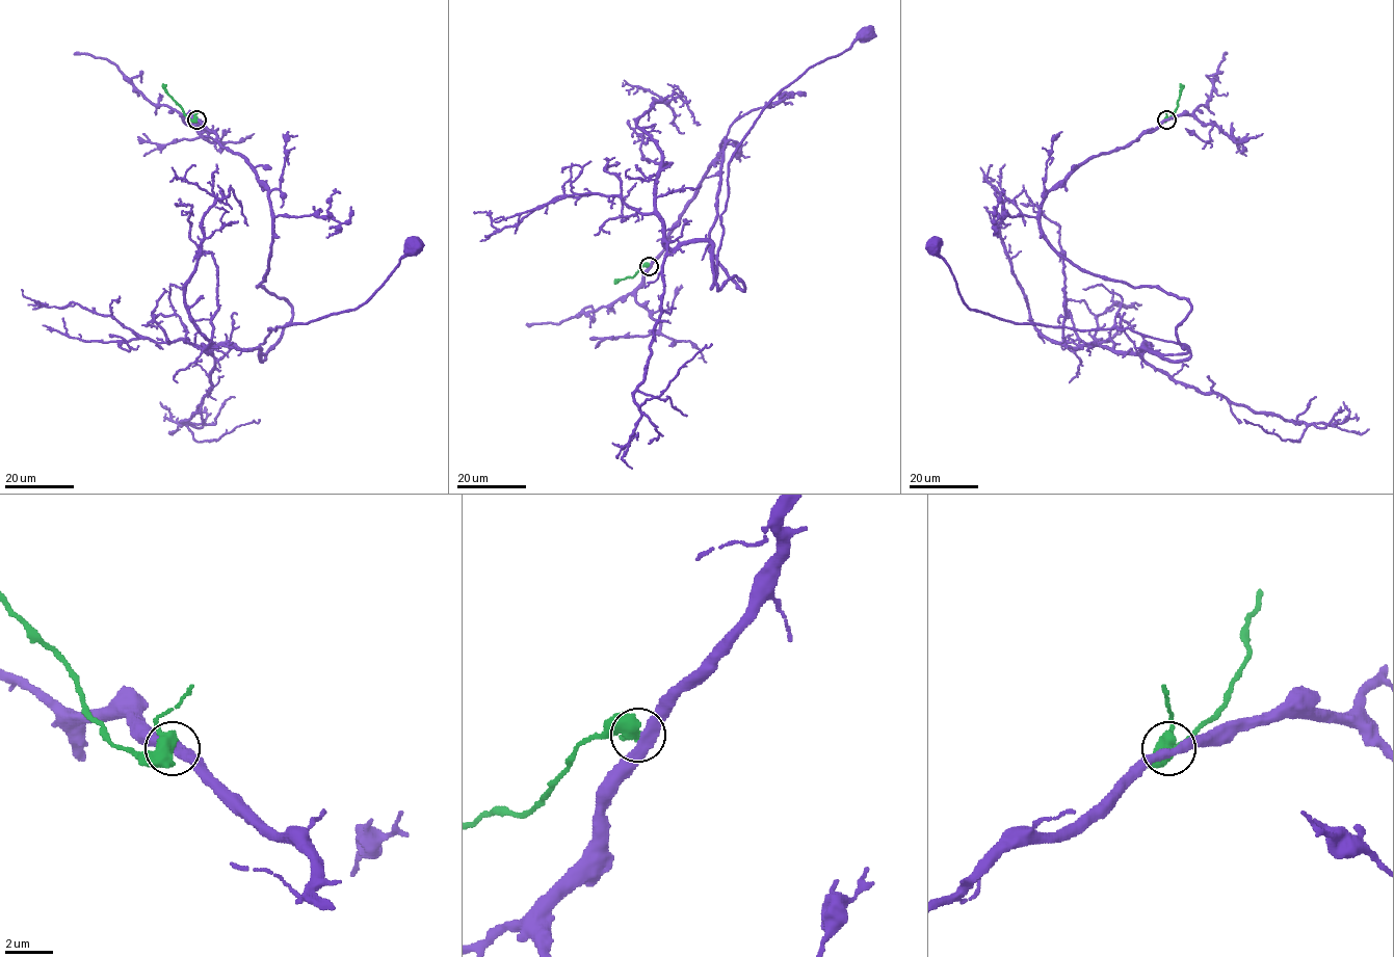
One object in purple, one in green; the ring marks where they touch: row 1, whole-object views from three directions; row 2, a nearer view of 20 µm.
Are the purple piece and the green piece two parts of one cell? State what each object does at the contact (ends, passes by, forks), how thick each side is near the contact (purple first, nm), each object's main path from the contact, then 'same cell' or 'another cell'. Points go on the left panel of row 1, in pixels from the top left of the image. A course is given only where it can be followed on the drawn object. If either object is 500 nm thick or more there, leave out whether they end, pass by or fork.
440 nm thick on the purple side, 500 nm on the other; purple runs (196, 120), (268, 192), (271, 250), (257, 287), (292, 318), (262, 361), (269, 328), (353, 310), (414, 247); green runs (196, 120), (188, 120), (162, 84); another cell

